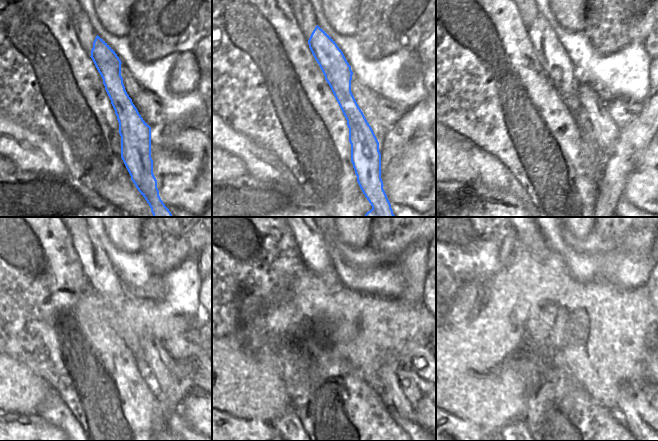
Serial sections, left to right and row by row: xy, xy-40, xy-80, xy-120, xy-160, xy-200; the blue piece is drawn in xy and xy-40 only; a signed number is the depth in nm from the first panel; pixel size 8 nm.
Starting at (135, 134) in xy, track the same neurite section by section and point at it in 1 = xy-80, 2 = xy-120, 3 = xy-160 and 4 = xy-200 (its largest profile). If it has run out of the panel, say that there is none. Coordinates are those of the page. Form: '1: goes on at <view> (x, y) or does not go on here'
1: goes on at xy-80 (552, 56)
2: goes on at xy-120 (96, 265)
3: goes on at xy-160 (310, 241)
4: goes on at xy-200 (531, 237)

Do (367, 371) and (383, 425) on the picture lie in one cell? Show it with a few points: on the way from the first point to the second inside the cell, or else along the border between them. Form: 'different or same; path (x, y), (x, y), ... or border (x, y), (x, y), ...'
different; border (357, 369), (379, 393)

